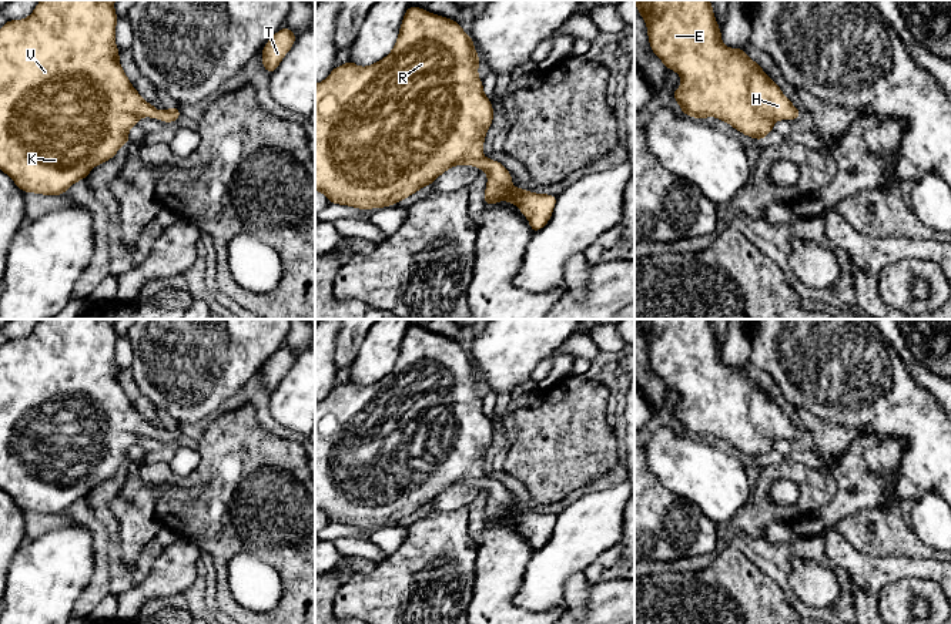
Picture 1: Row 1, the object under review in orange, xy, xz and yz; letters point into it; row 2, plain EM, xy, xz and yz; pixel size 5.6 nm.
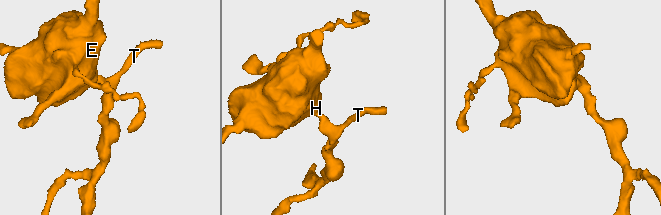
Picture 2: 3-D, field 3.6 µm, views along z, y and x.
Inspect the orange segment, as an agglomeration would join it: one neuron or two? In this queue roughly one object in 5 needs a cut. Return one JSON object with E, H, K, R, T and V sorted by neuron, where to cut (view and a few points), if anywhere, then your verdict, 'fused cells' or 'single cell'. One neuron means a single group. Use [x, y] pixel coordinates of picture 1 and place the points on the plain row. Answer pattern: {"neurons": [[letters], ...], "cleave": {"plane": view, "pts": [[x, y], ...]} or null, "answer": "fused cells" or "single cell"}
{"neurons": [["E", "H", "K", "R", "T", "V"]], "cleave": null, "answer": "single cell"}

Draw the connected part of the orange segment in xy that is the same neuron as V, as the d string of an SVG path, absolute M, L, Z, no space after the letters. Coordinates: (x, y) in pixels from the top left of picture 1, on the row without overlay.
M40 319L29 336L7 339L0 348L0 489L23 511L63 514L74 501L84 499L96 484L111 479L124 463L128 463L128 449L135 446L141 436L157 436L163 442L173 442L181 436L177 425L158 430L138 413L125 395L118 380L120 370L114 358L118 339L114 322L115 319Z

